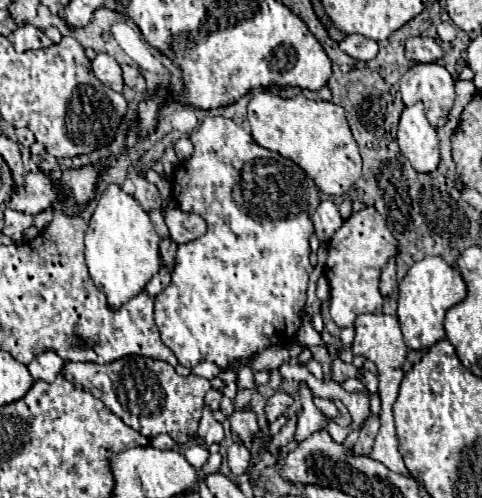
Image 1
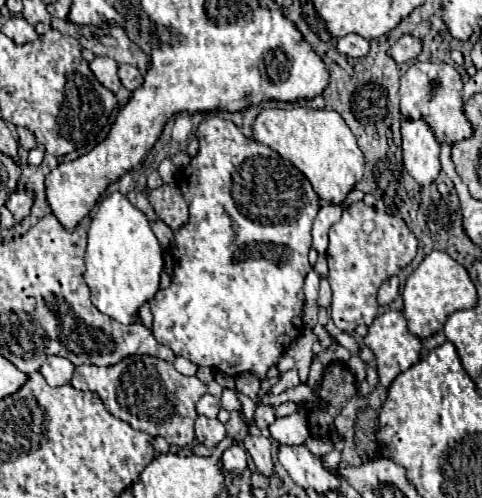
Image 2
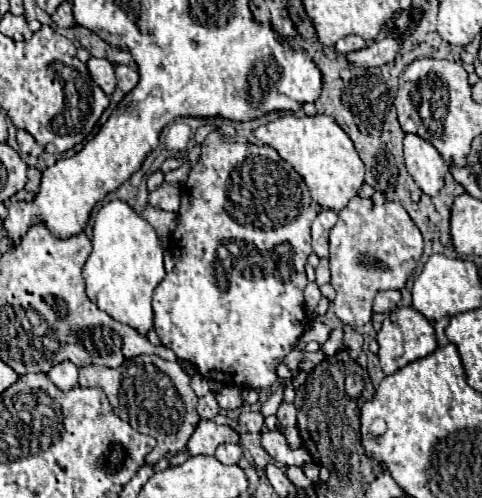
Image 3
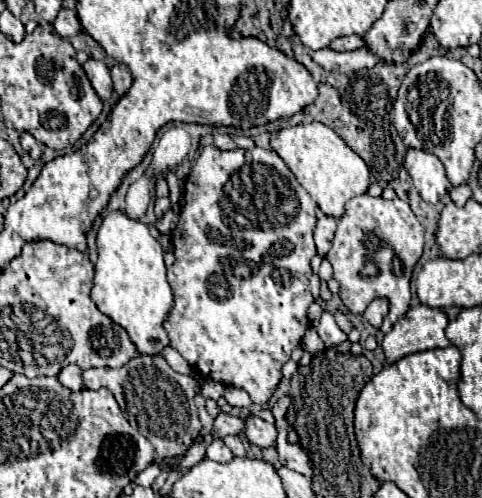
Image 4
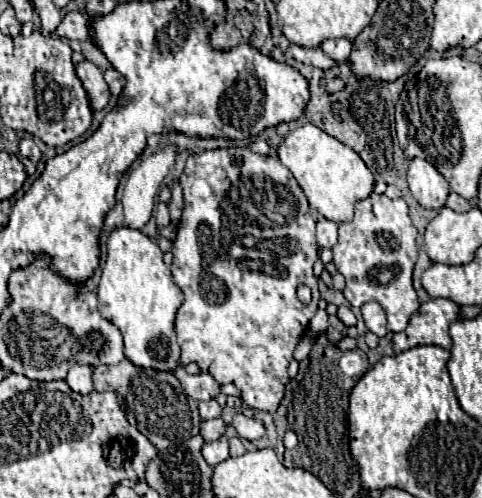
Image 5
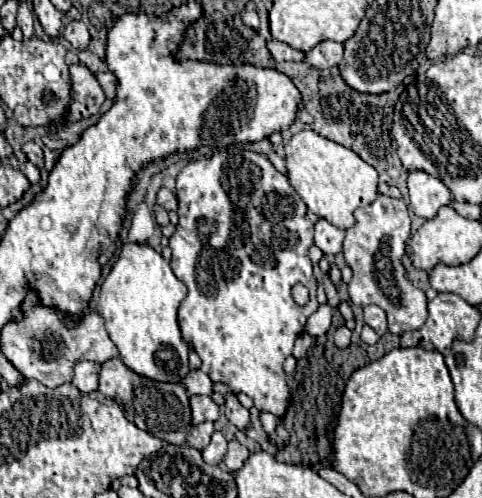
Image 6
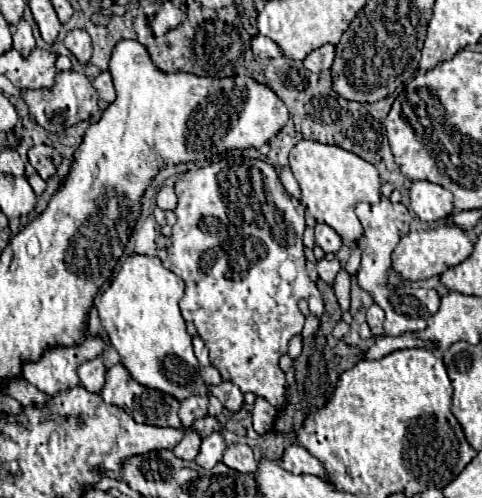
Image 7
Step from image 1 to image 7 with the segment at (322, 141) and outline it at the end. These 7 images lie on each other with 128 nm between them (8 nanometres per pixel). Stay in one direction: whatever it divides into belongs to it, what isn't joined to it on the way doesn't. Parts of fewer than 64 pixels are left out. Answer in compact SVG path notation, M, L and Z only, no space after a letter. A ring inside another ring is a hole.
M302 138L290 150L290 168L300 184L300 202L316 218L316 222L324 222L334 228L344 242L356 242L360 238L362 224L354 214L354 204L380 200L382 182L378 170L340 146L322 144L310 138Z

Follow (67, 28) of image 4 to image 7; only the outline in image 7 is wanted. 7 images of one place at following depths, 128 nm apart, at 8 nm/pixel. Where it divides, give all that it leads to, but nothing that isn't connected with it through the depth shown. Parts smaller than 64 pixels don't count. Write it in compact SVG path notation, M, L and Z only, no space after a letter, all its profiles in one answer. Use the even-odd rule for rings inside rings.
M74 28L66 34L66 40L64 40L64 46L84 64L90 60L90 54L92 54L92 40L90 40L90 34L86 30L80 30L80 28Z

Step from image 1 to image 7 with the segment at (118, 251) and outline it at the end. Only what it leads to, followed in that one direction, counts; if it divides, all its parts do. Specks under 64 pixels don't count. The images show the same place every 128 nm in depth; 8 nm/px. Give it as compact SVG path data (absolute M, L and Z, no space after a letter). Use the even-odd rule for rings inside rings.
M132 254L124 260L120 272L96 306L102 326L106 328L112 346L122 356L122 364L130 376L136 382L168 392L178 400L192 394L206 396L206 384L192 350L192 338L186 332L186 322L178 308L182 296L184 282L164 268L160 258Z

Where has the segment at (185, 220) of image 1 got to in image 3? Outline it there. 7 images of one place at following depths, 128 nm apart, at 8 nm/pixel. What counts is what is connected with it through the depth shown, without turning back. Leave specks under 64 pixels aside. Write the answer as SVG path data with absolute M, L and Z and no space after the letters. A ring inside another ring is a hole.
M162 182L162 186L158 186L154 192L150 192L150 200L148 200L154 208L166 210L166 212L178 212L180 208L180 190L168 182Z

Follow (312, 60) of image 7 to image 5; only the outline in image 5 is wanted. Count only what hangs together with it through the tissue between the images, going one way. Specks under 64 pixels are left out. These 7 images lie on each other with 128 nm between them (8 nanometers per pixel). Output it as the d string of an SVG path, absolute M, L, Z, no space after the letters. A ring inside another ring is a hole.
M338 38L338 40L324 40L324 44L320 46L326 54L330 54L334 60L346 62L350 58L352 52L352 40L348 38Z

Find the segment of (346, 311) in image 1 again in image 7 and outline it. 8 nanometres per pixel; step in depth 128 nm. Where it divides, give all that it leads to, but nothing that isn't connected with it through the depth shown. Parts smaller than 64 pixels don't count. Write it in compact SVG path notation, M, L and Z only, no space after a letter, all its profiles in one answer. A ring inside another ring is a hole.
M382 196L378 204L356 204L356 216L362 222L364 234L356 240L356 246L362 252L362 264L356 274L356 282L362 290L366 290L372 300L386 312L384 332L388 336L402 336L406 332L420 332L426 328L426 316L436 312L440 306L440 296L434 290L426 288L410 288L410 286L390 286L388 270L392 268L392 252L398 240L408 232L410 212L400 202L390 202L390 198Z

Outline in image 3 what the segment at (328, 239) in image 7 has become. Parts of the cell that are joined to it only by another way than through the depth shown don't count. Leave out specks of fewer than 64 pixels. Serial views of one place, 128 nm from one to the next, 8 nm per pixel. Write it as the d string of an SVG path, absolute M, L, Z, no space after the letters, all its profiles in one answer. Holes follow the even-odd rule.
M322 210L312 222L312 248L320 258L328 258L328 232L336 220L338 214L334 210Z

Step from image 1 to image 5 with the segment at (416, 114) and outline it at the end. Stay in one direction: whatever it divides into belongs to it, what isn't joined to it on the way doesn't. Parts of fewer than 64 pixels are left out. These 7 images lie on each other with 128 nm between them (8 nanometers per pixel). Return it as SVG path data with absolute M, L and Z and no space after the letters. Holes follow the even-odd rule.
M410 158L408 166L408 186L412 196L424 206L424 208L442 208L450 184L444 180L444 176L436 170L434 164L430 164L424 158Z

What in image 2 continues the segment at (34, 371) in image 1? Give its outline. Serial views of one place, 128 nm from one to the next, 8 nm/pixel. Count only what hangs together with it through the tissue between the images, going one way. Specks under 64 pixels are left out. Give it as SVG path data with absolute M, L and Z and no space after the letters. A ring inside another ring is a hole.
M48 356L46 362L40 368L40 374L46 378L50 386L62 386L68 384L72 378L74 366L70 360L64 360L60 356Z

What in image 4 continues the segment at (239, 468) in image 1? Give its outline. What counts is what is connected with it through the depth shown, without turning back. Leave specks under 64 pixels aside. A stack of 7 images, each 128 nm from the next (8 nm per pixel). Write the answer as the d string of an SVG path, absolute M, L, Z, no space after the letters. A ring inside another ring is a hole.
M214 440L210 446L208 446L208 452L206 456L210 460L216 460L216 462L232 462L234 460L234 454L228 446L224 446L222 440Z

